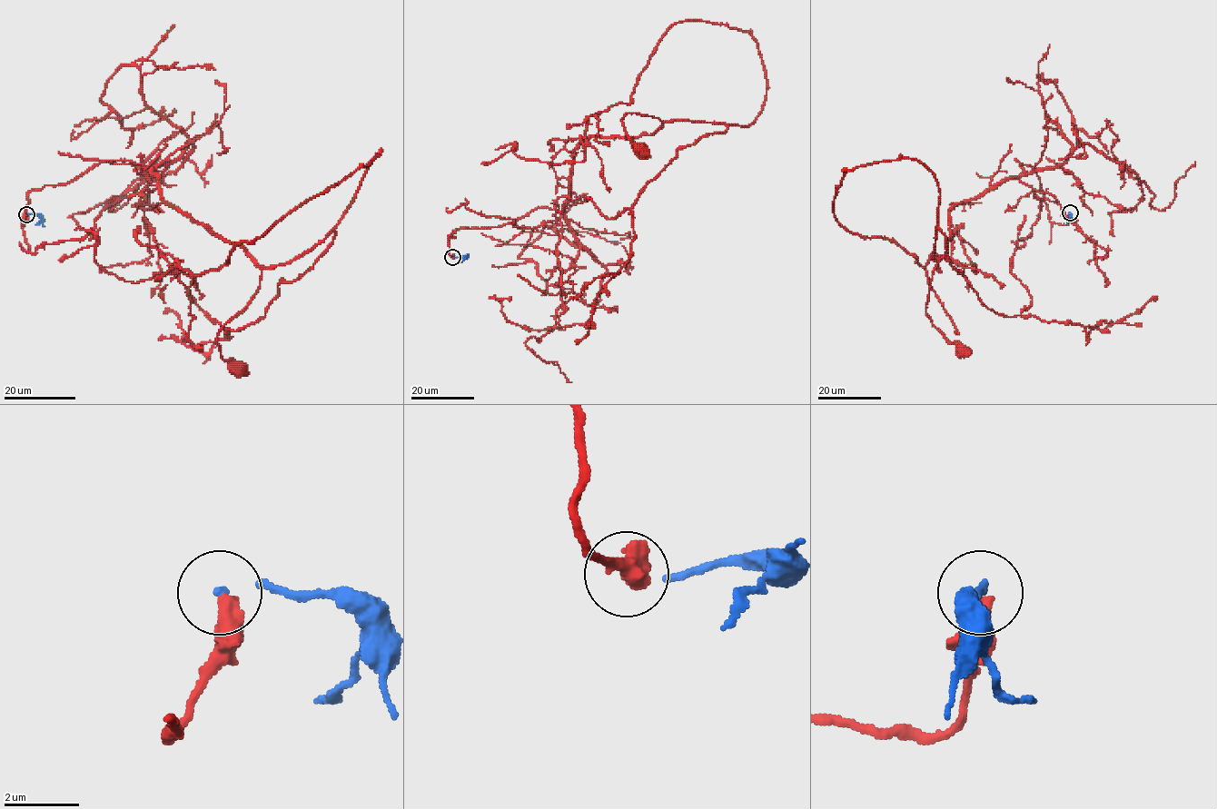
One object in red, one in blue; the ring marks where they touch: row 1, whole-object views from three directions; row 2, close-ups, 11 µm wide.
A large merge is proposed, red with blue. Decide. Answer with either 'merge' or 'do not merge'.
do not merge

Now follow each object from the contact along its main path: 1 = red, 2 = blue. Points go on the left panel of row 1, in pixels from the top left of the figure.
1: (27, 215), (23, 227), (32, 190), (104, 161), (143, 164), (163, 201), (262, 271), (216, 339), (237, 369)
2: (27, 214), (39, 216), (39, 222), (35, 224)

